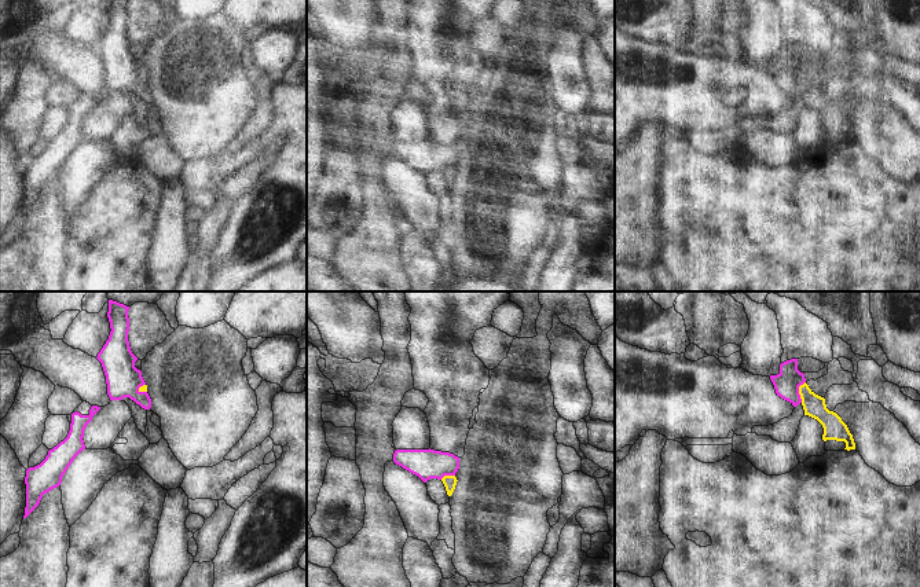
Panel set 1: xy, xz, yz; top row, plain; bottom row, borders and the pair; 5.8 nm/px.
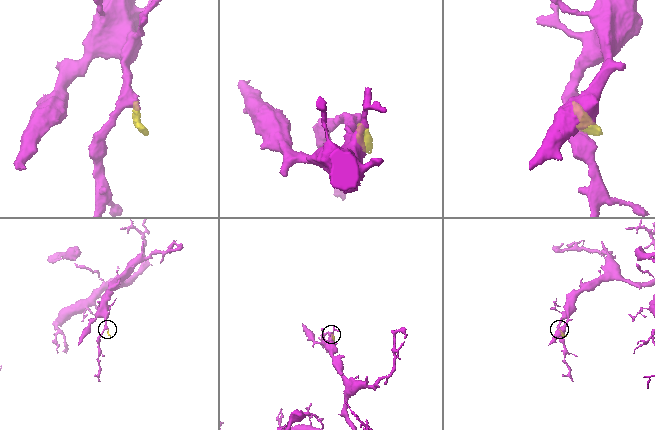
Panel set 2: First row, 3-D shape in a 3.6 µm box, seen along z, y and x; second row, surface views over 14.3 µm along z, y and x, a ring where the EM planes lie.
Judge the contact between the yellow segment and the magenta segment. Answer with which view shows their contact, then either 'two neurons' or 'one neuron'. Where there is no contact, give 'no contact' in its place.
yz | two neurons

